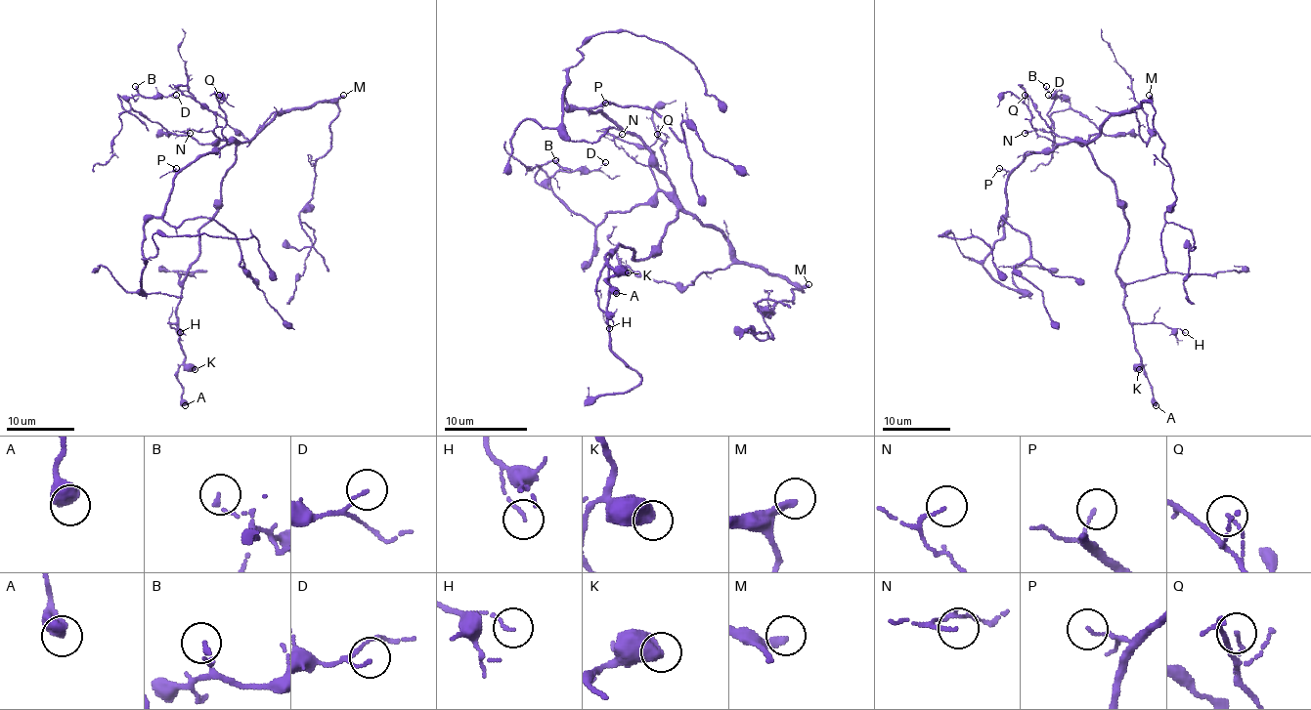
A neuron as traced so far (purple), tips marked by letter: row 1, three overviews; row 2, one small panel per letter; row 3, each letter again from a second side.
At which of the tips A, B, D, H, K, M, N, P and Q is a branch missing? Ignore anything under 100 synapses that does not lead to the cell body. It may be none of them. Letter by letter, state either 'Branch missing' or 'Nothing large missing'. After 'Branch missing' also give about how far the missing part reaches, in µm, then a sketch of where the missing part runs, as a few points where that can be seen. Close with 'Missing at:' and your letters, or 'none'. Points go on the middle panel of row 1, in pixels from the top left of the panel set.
A: Nothing large missing
B: Nothing large missing
D: Nothing large missing
H: Nothing large missing
K: Nothing large missing
M: Branch missing. Missing length about 70 µm
N: Nothing large missing
P: Nothing large missing
Q: Nothing large missing
Missing at: M

